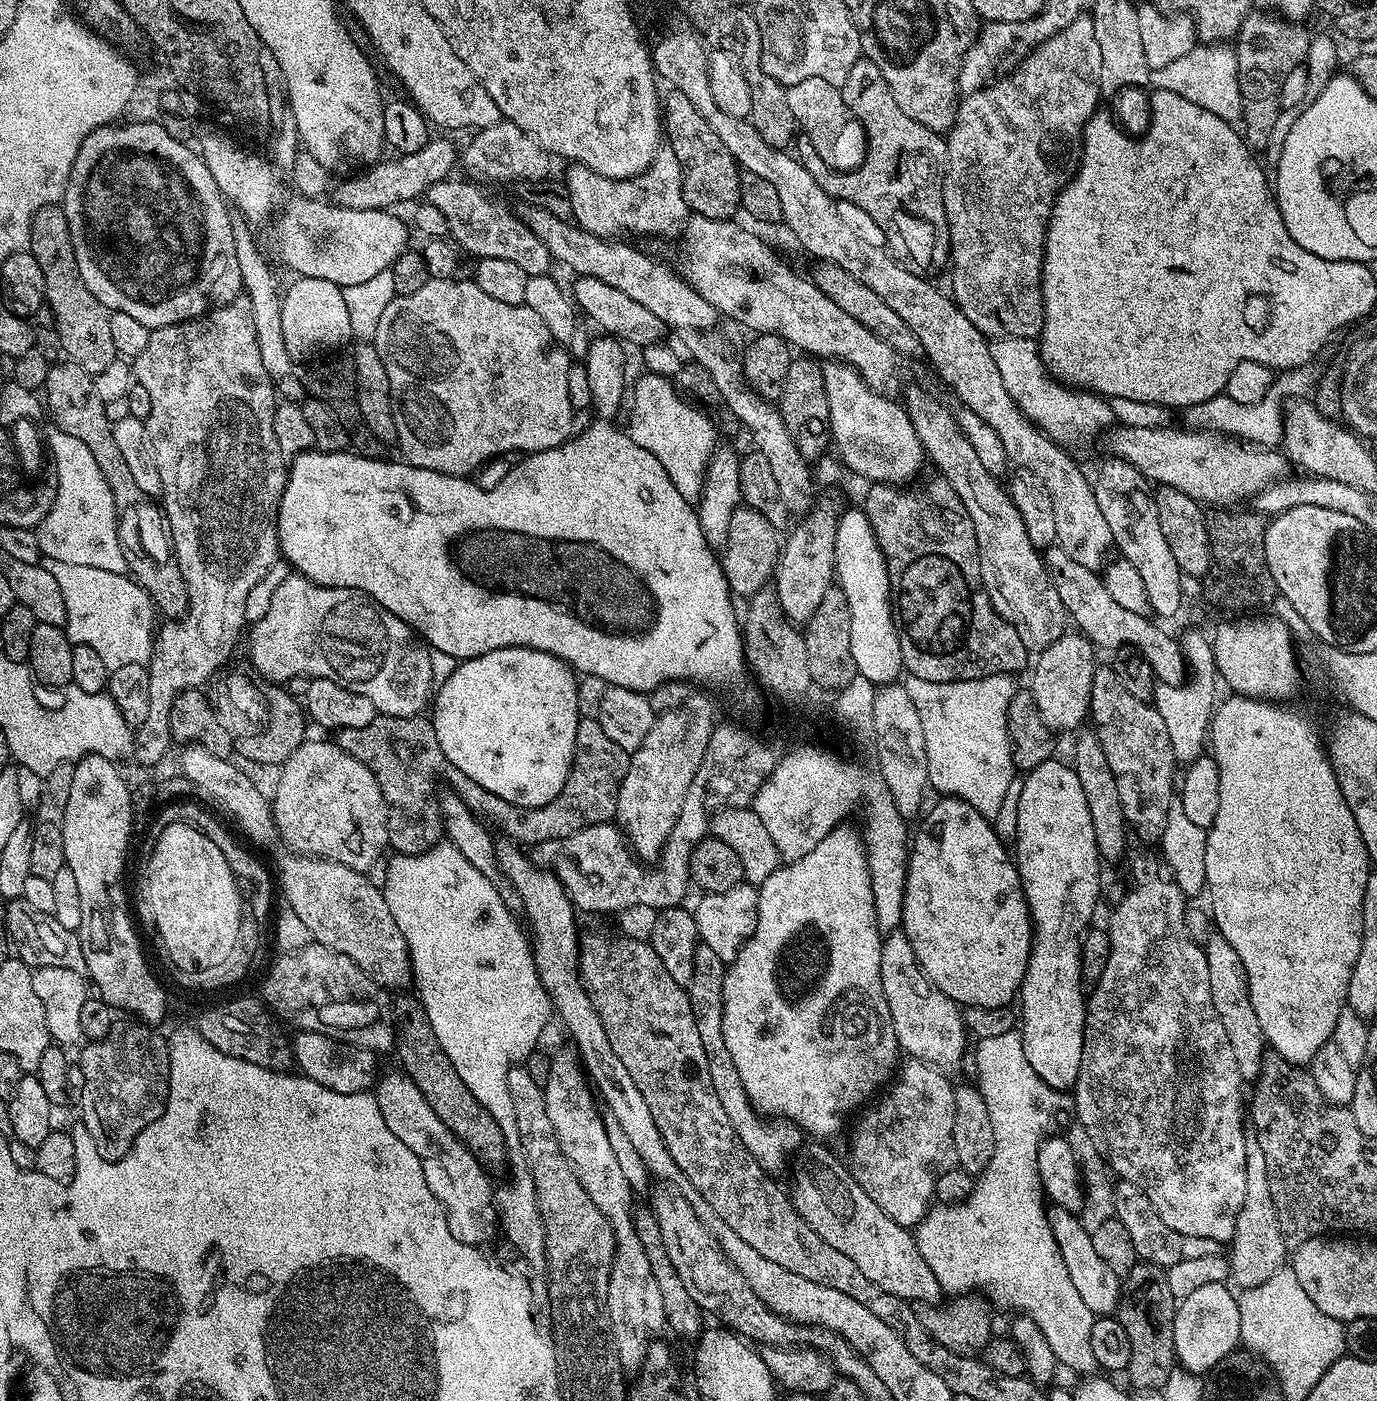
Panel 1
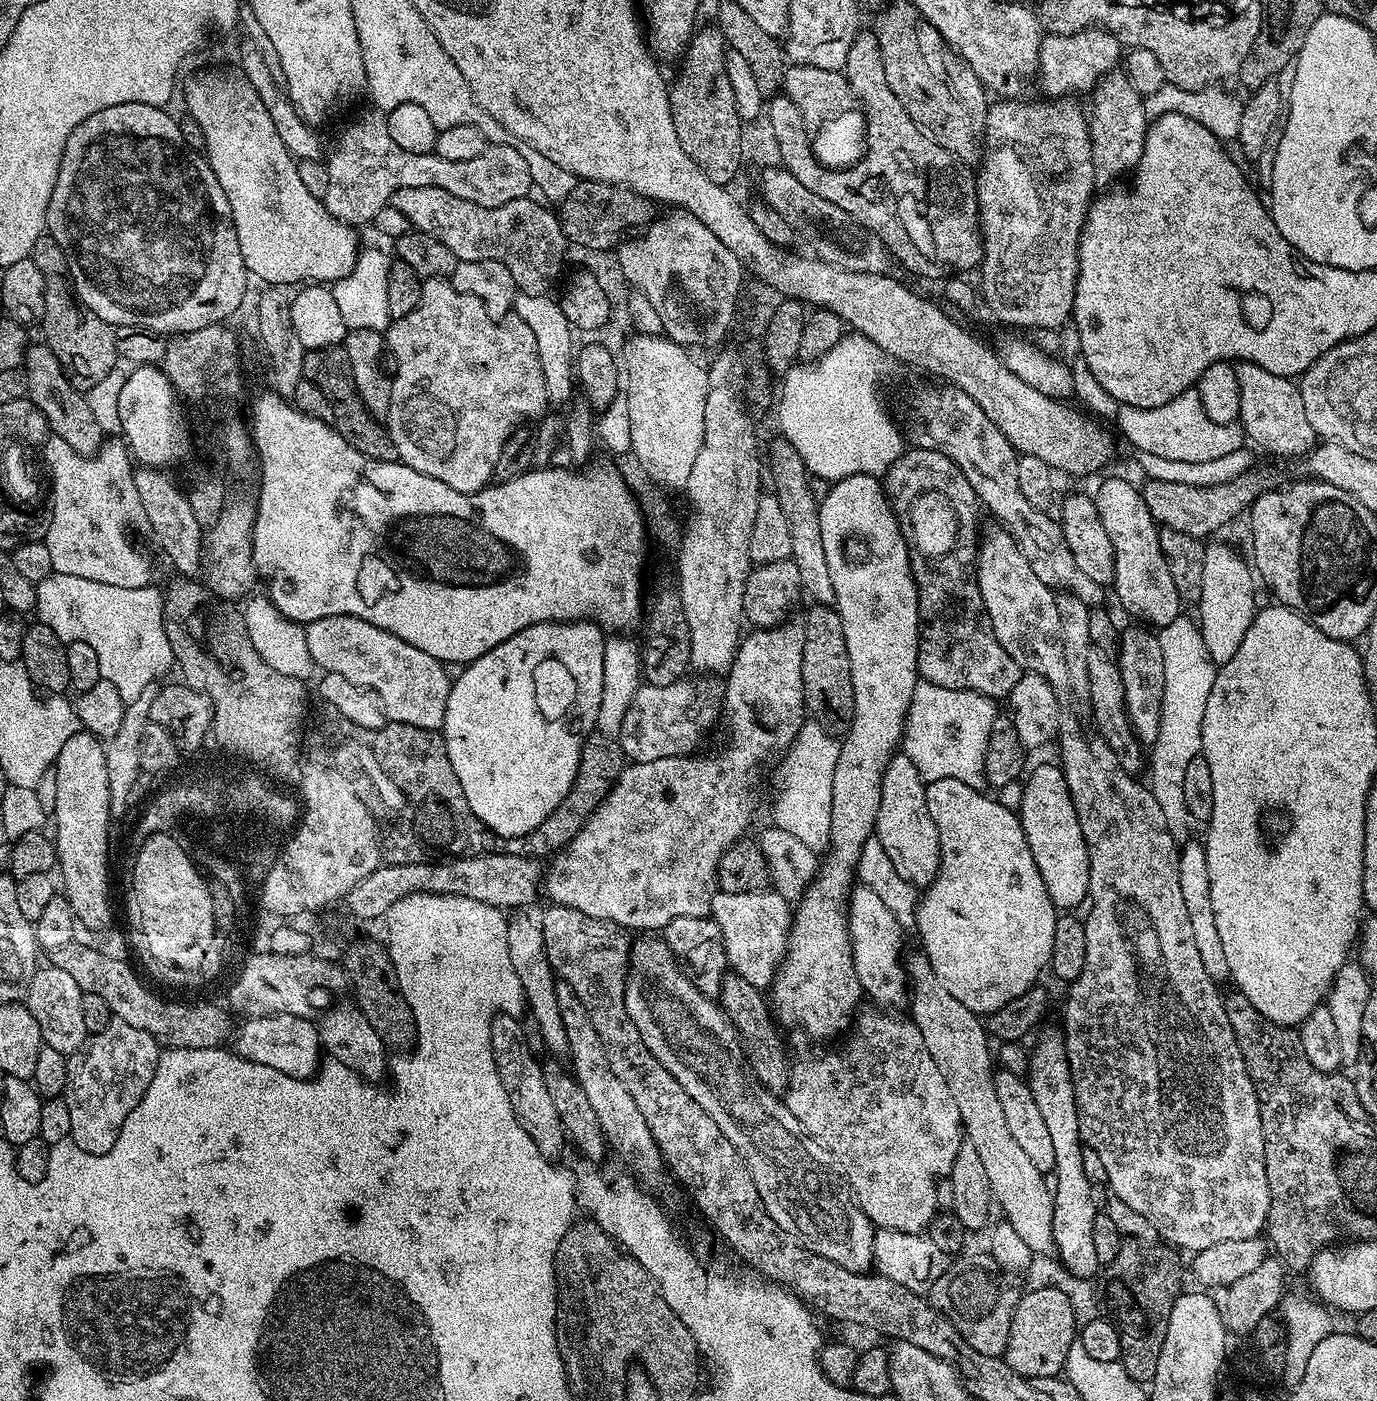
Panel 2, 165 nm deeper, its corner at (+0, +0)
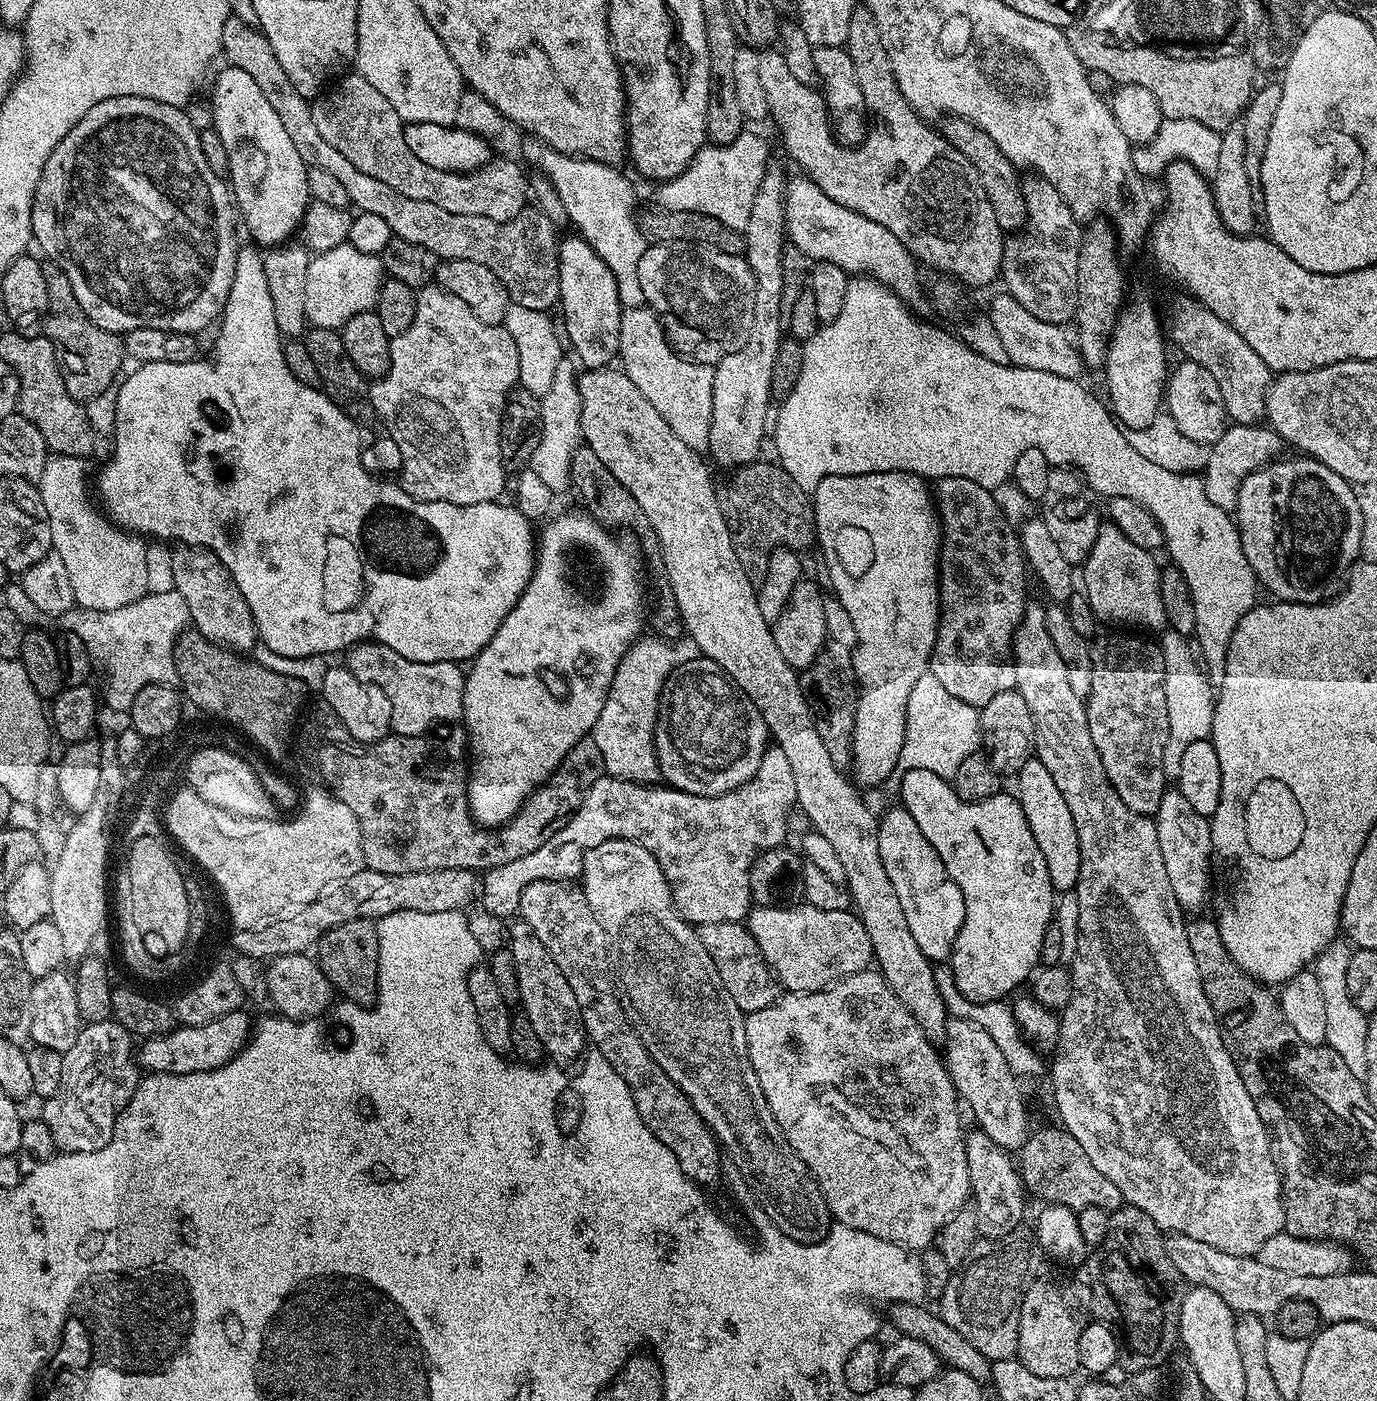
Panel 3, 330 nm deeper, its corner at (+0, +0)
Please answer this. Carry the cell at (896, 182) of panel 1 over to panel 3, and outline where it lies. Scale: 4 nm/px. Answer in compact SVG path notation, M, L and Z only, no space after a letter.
M858 6L854 10L854 14L850 14L850 34L848 35L846 47L850 54L850 58L854 62L854 70L858 74L858 86L862 86L862 98L864 99L863 107L870 117L870 123L867 125L867 136L855 147L848 147L837 140L833 125L830 122L828 125L830 113L828 105L824 103L823 95L821 95L815 87L798 82L798 78L794 78L794 74L790 74L790 70L786 70L783 51L777 50L772 46L758 51L758 74L760 76L760 81L762 81L762 90L766 90L768 116L770 120L776 123L776 128L780 131L780 140L784 143L784 148L788 151L789 158L801 168L797 169L799 169L807 179L817 184L822 190L822 194L826 194L826 198L838 202L838 206L846 206L846 210L854 210L858 214L862 214L862 218L870 218L870 222L878 222L878 226L886 226L886 230L890 230L890 234L894 234L894 238L898 238L898 242L902 242L902 246L906 246L908 253L915 256L921 265L929 264L930 267L937 268L940 274L959 282L961 285L967 286L967 284L969 284L972 288L986 287L992 279L995 281L997 277L999 277L1006 233L1004 229L998 226L998 218L994 214L994 210L990 206L990 202L982 190L980 179L974 170L974 166L970 161L965 160L962 153L956 149L953 144L950 144L947 138L937 131L937 129L935 132L930 125L923 124L923 122L920 121L923 120L921 113L917 112L915 108L912 108L910 102L906 102L902 90L898 90L898 82L894 78L894 70L890 66L890 58L886 58L886 46L882 46L882 34L878 30L878 22L874 22L874 14L870 14L868 8Z

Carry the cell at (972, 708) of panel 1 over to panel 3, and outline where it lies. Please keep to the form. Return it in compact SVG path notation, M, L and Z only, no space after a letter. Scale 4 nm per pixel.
M931 670L924 672L922 678L914 682L914 690L910 690L910 698L906 702L905 738L897 769L904 772L930 770L930 774L938 774L943 780L951 781L952 776L958 774L958 766L962 766L970 754L977 752L981 744L979 711L962 702L962 698L954 698L954 694L934 678Z

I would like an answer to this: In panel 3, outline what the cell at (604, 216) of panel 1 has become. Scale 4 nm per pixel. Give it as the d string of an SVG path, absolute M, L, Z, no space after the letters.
M674 242L648 246L638 264L638 279L642 284L644 303L660 318L668 343L681 356L697 363L720 363L722 358L742 350L750 338L754 326L754 274L744 256L722 254L716 248L704 248L701 244Z

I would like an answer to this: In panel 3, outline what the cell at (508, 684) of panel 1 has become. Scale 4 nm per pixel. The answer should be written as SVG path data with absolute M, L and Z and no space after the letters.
M635 551L620 552L620 556L612 556L612 560L608 560L608 568L612 568L612 576L592 576L592 584L588 584L584 592L576 588L576 600L540 600L540 596L528 596L524 592L520 596L520 601L516 603L516 607L510 610L510 614L506 614L506 618L498 626L494 638L490 638L488 645L471 661L472 669L466 673L464 681L462 724L466 729L467 739L470 741L471 755L473 752L477 756L476 761L474 759L471 761L468 777L468 806L477 824L489 830L496 830L509 823L524 801L559 768L566 754L570 754L572 747L595 728L598 714L602 714L602 706L606 702L608 691L612 688L616 667L620 665L625 652L636 643L641 635L640 623L643 620L645 623L646 620L646 608L643 608L644 596L640 593L640 572L636 569L637 558Z

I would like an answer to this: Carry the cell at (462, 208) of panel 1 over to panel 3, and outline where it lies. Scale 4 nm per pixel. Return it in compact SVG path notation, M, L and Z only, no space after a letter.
M229 15L226 26L222 26L222 42L220 43L223 55L228 55L227 63L238 70L246 70L250 78L254 78L254 83L258 85L262 92L266 94L266 99L270 106L278 113L279 120L282 121L283 128L286 129L286 135L290 137L290 142L294 142L294 150L304 159L308 168L317 168L326 170L329 174L334 174L338 182L342 182L346 189L351 207L357 213L375 214L378 218L383 218L386 226L390 226L393 237L406 242L414 242L414 246L426 246L440 260L453 260L454 258L466 258L470 262L482 262L498 274L498 282L506 286L508 298L511 303L518 306L526 306L526 310L538 310L539 312L548 312L557 307L560 298L560 250L558 247L558 235L556 236L557 225L551 218L539 210L525 210L519 212L513 220L507 220L499 224L490 218L478 218L477 216L467 216L466 214L450 214L450 210L442 210L442 206L434 206L434 202L418 202L418 198L406 198L406 194L398 194L386 182L378 182L378 178L370 178L370 174L362 174L322 134L318 134L318 126L314 126L314 114L312 113L312 104L309 97L298 94L286 78L286 70L282 70L274 50L270 50L270 42L265 38L263 32L255 24L242 22L242 18Z

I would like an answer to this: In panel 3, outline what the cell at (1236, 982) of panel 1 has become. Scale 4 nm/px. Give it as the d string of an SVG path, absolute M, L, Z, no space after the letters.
M1168 790L1160 800L1154 819L1162 862L1166 865L1166 874L1170 874L1170 890L1174 890L1174 898L1185 913L1199 913L1196 911L1208 900L1208 867L1214 861L1209 817L1198 814L1179 790Z

